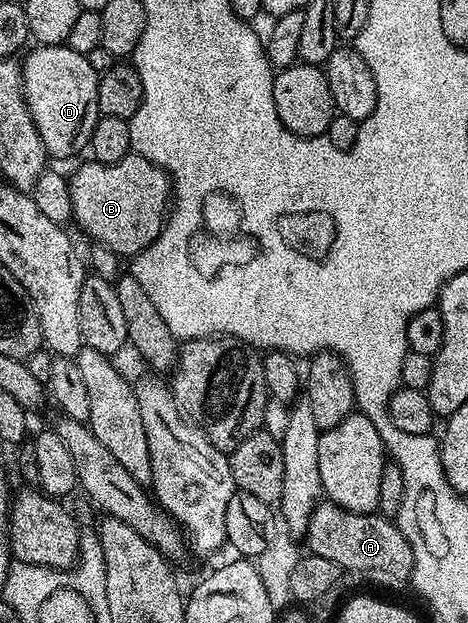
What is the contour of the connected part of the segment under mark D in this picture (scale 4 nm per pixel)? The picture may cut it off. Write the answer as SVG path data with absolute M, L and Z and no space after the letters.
M65 44L34 46L25 56L26 62L24 60L22 64L23 96L46 147L47 157L66 160L77 152L85 153L99 118L96 94L100 73L92 70L84 54L76 54L76 50Z

